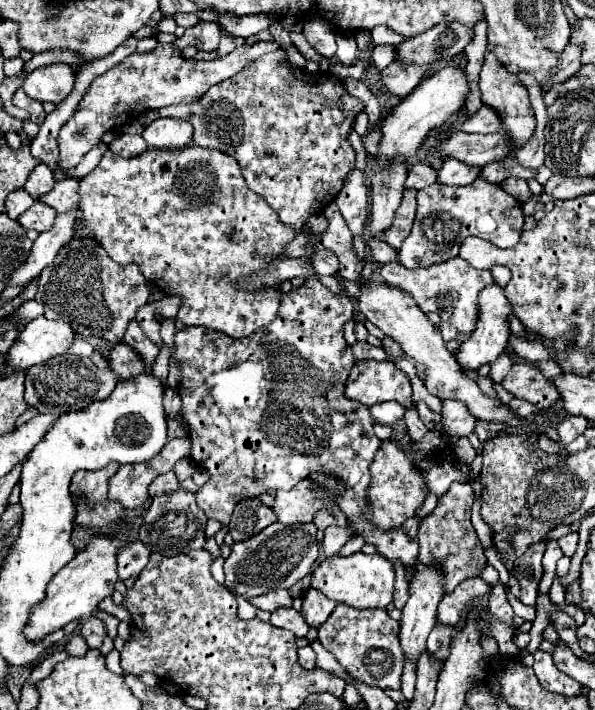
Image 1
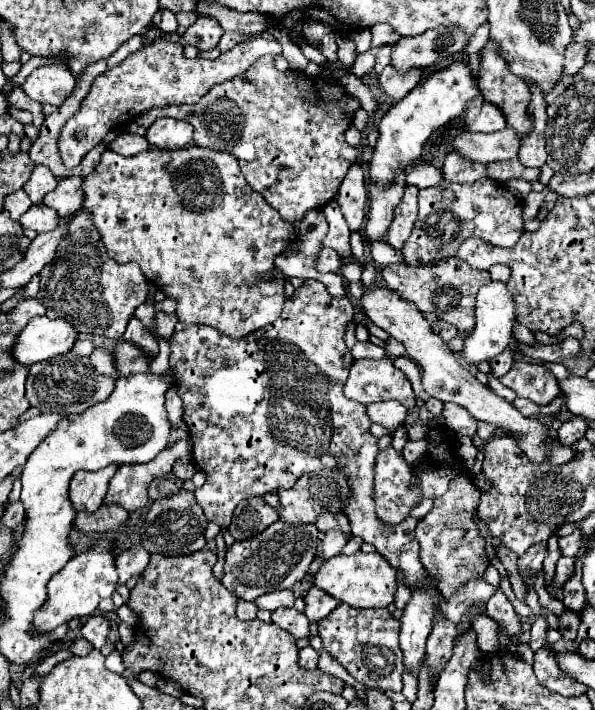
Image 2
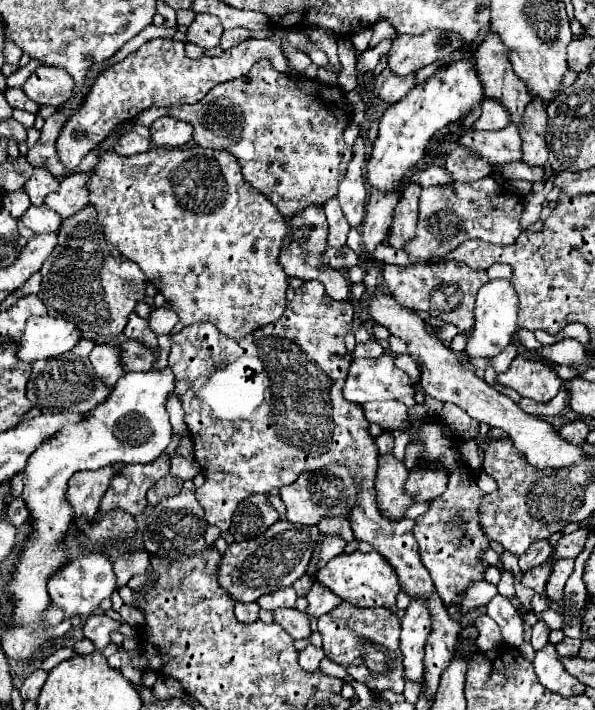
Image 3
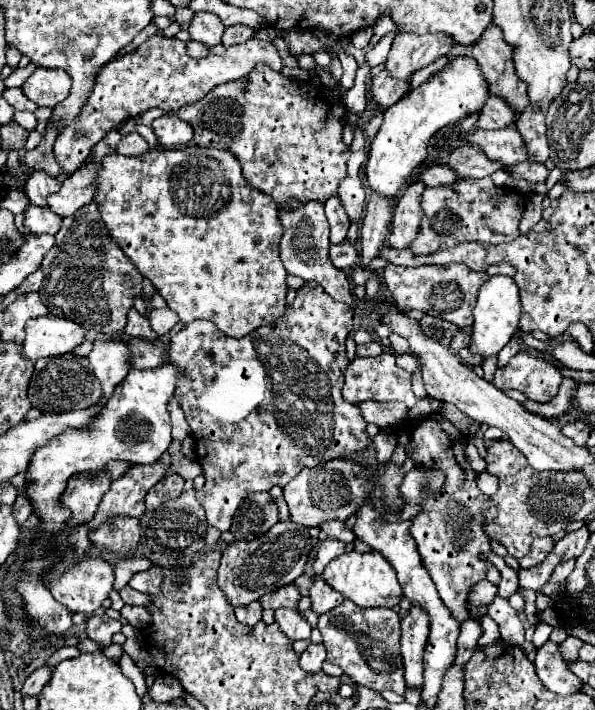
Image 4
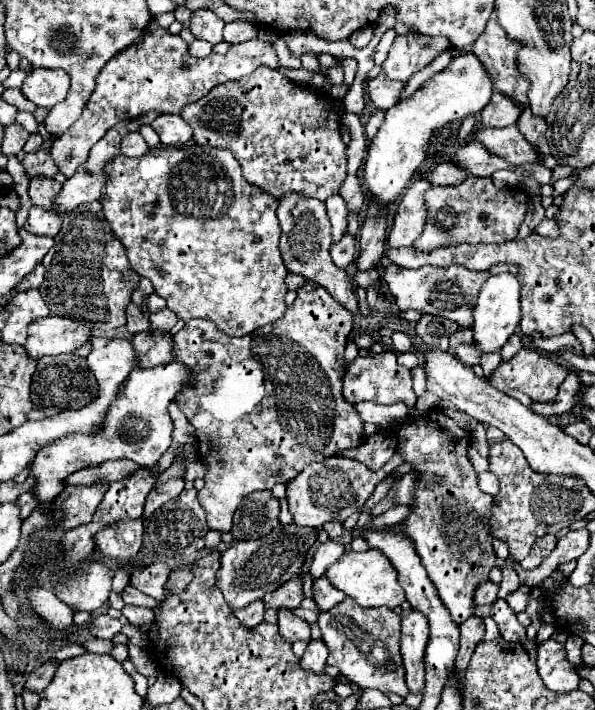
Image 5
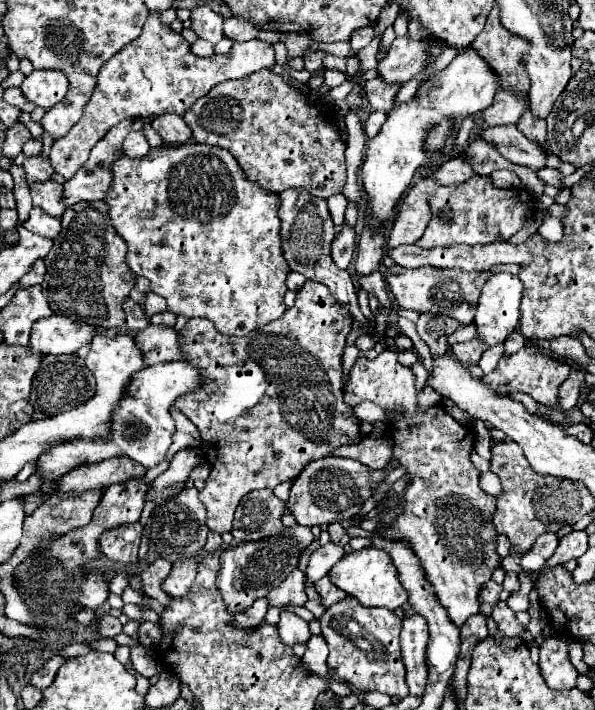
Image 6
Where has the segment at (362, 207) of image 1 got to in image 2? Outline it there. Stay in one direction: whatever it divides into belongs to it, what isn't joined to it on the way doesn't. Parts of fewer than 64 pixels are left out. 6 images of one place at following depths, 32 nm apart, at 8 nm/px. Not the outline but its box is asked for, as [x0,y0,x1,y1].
[336,162,368,232]

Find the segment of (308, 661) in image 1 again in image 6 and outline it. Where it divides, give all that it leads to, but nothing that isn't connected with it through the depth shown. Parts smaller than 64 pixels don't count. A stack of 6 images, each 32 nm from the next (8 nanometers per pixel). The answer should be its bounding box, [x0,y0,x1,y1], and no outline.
[302,636,328,676]

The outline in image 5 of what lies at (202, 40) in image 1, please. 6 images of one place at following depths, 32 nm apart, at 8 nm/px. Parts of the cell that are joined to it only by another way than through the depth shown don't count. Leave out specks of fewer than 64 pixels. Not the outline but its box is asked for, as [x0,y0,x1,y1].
[190,10,224,46]

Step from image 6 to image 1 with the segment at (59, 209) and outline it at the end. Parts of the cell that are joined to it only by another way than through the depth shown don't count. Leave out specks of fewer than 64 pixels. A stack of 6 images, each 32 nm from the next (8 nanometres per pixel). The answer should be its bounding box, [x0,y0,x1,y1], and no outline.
[24,164,56,200]

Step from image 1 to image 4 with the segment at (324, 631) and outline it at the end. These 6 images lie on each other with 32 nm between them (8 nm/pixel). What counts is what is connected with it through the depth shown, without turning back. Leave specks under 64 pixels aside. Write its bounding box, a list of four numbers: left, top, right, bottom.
[318,600,406,692]

